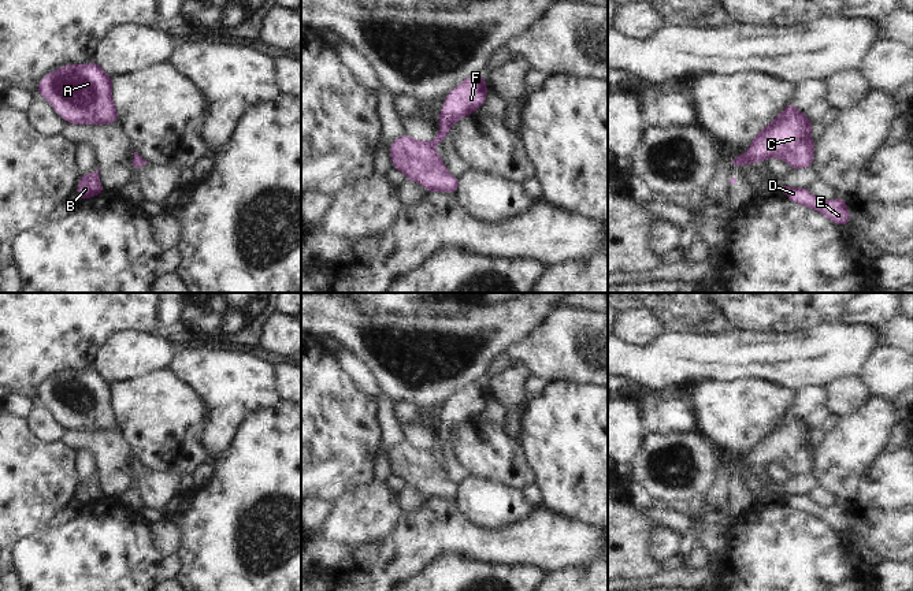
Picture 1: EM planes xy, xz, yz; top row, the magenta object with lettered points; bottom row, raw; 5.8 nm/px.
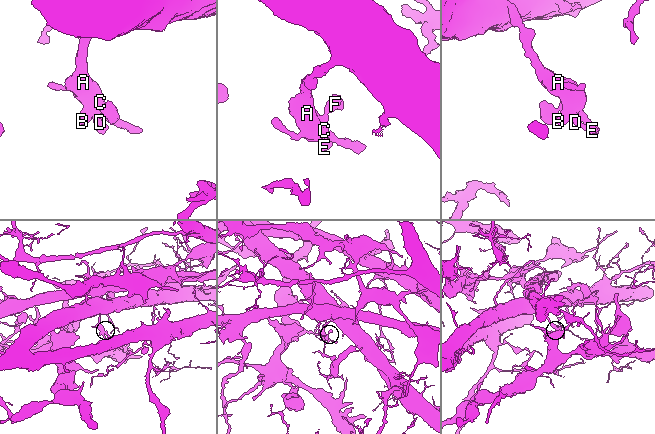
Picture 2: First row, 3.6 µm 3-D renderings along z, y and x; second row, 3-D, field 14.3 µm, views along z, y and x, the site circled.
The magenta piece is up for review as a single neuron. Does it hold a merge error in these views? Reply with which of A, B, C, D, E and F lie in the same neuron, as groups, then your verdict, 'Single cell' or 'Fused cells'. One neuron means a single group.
Groups: A B C D E F. Single cell.

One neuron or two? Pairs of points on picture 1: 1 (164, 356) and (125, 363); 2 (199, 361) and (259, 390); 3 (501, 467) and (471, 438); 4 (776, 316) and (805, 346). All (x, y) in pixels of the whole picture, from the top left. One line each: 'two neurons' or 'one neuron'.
1: one neuron
2: one neuron
3: one neuron
4: two neurons

